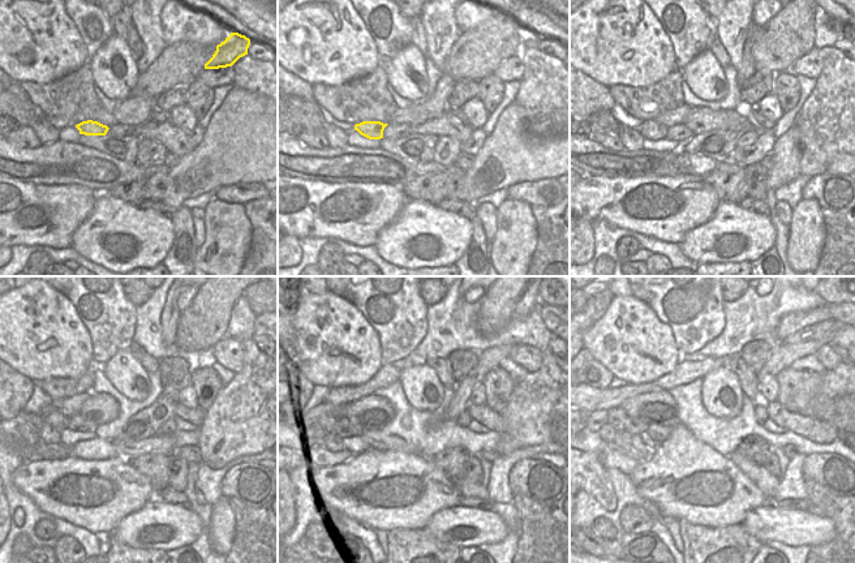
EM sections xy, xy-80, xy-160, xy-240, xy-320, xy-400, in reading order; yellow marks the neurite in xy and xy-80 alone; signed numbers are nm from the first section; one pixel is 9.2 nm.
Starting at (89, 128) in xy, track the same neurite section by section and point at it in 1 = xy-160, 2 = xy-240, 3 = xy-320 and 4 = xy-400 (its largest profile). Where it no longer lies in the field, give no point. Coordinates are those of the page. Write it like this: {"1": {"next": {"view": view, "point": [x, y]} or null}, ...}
{"1": {"next": {"view": "xy-160", "point": [651, 129]}}, "2": {"next": {"view": "xy-240", "point": [59, 421]}}, "3": {"next": {"view": "xy-320", "point": [330, 421]}}, "4": {"next": {"view": "xy-400", "point": [617, 417]}}}

